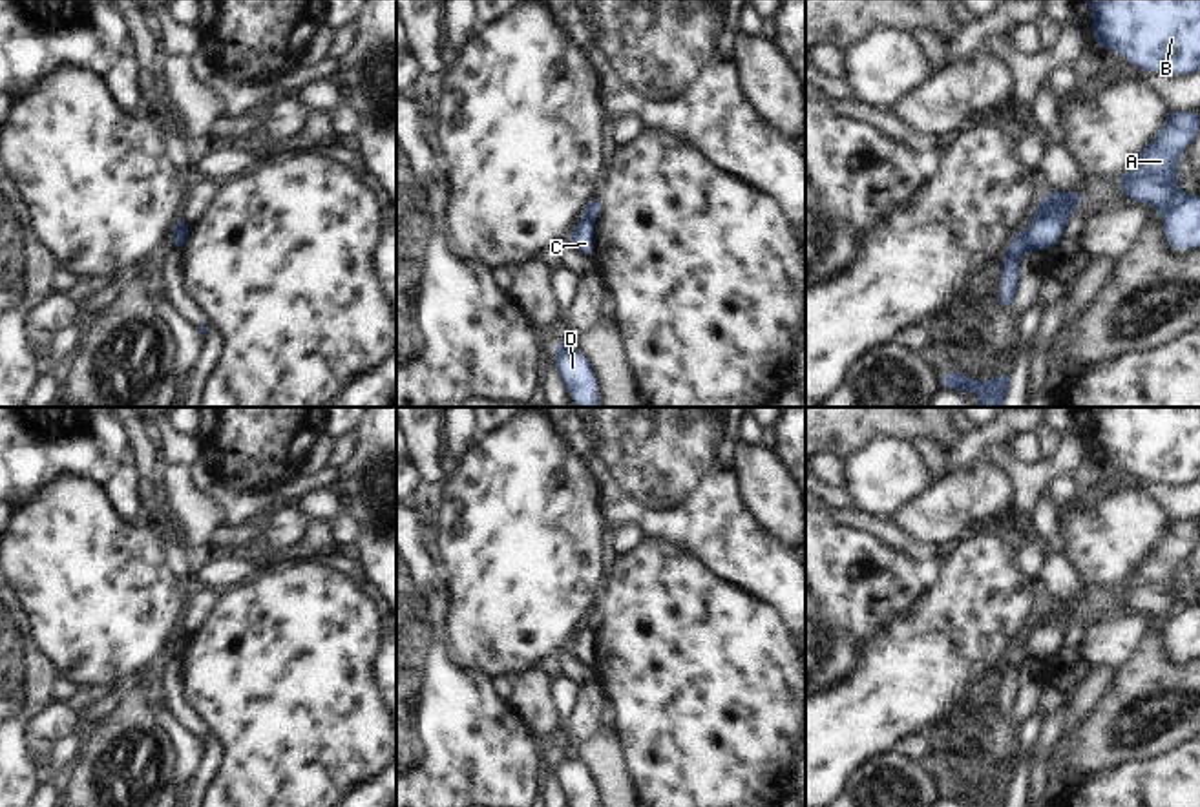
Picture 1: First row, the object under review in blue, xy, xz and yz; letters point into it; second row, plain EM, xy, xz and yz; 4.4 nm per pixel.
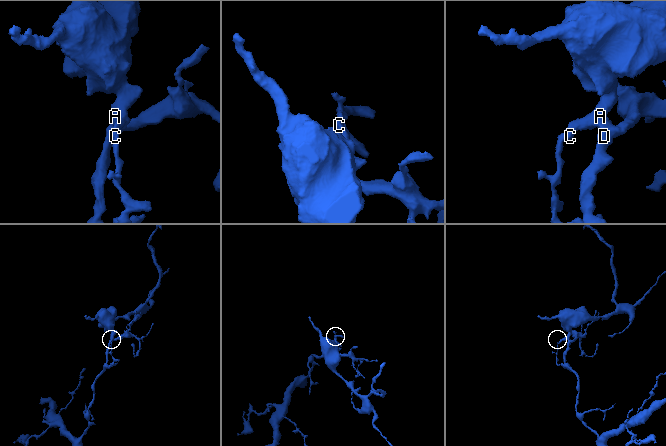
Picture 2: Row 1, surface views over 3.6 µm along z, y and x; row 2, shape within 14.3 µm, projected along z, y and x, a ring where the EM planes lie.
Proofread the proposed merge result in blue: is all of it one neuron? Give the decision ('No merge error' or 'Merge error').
Merge error

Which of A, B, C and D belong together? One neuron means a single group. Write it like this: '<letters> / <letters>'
A B C / D

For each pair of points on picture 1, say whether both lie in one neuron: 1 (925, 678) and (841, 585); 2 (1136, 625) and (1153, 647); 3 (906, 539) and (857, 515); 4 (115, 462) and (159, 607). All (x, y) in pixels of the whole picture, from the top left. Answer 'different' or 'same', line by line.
1: different
2: different
3: same
4: different

